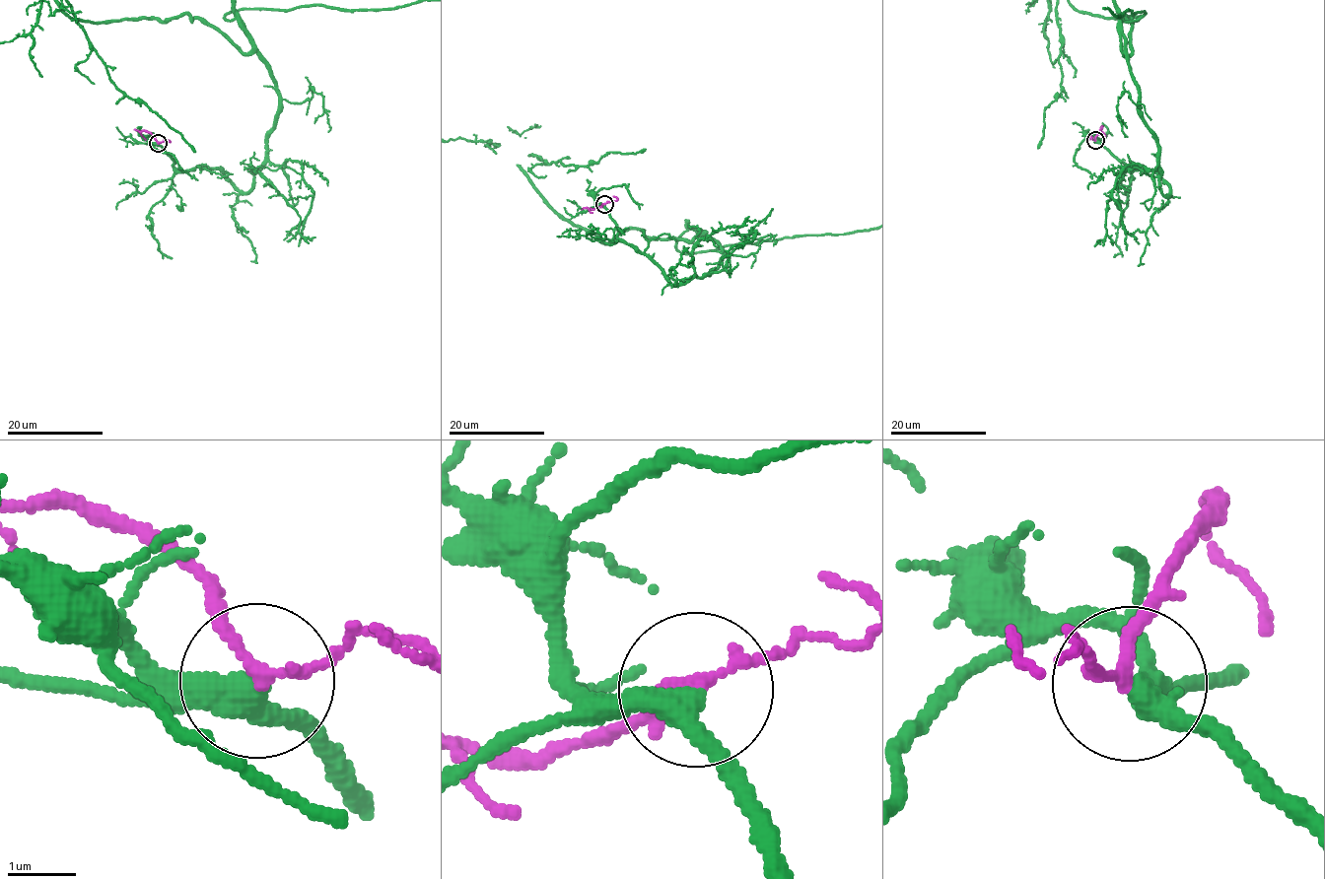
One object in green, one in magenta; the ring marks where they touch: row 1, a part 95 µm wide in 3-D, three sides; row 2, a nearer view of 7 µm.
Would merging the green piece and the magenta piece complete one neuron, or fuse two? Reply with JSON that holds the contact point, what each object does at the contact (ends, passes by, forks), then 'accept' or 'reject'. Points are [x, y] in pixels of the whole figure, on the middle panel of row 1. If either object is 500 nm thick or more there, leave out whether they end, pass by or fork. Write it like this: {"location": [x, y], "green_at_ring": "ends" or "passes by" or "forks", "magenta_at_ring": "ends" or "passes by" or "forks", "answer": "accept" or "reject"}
{"location": [604, 204], "green_at_ring": "passes by", "magenta_at_ring": "passes by", "answer": "reject"}

